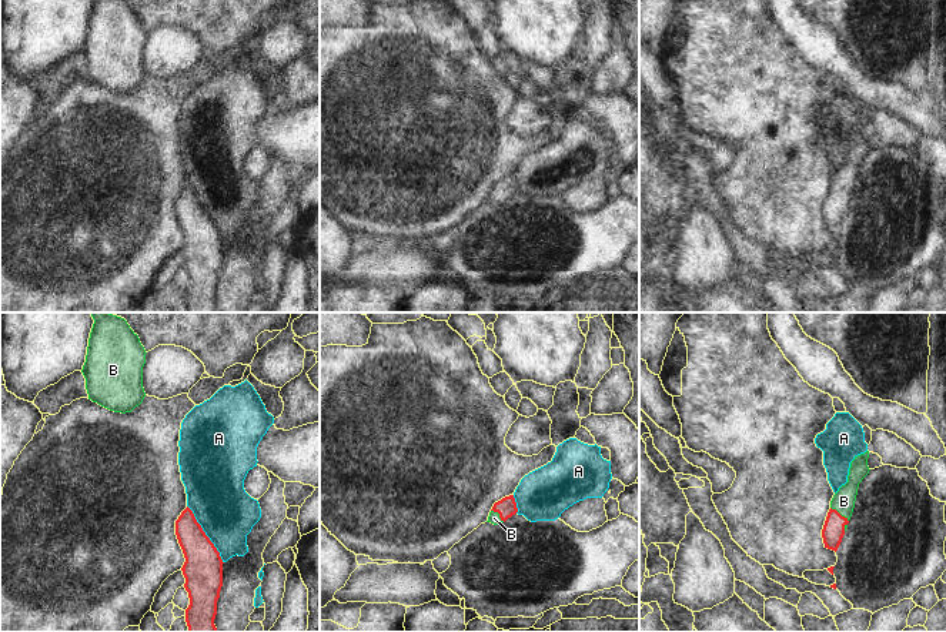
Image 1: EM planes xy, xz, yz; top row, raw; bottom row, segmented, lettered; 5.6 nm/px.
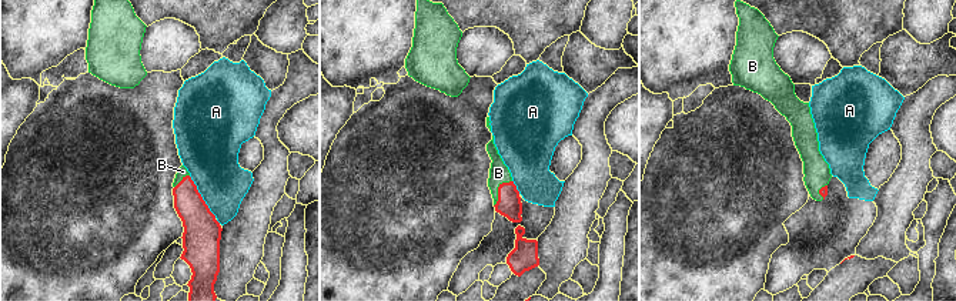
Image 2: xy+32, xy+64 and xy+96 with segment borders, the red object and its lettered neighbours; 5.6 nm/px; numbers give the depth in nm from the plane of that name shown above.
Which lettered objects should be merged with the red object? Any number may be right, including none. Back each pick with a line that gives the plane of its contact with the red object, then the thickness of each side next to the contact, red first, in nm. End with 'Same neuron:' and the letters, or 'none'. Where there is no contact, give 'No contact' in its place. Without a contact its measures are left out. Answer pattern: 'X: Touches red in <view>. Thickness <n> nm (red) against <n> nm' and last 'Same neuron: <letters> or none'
B: Touches red in yz. Thickness 130 nm (red) against 130 nm
Same neuron: B.

